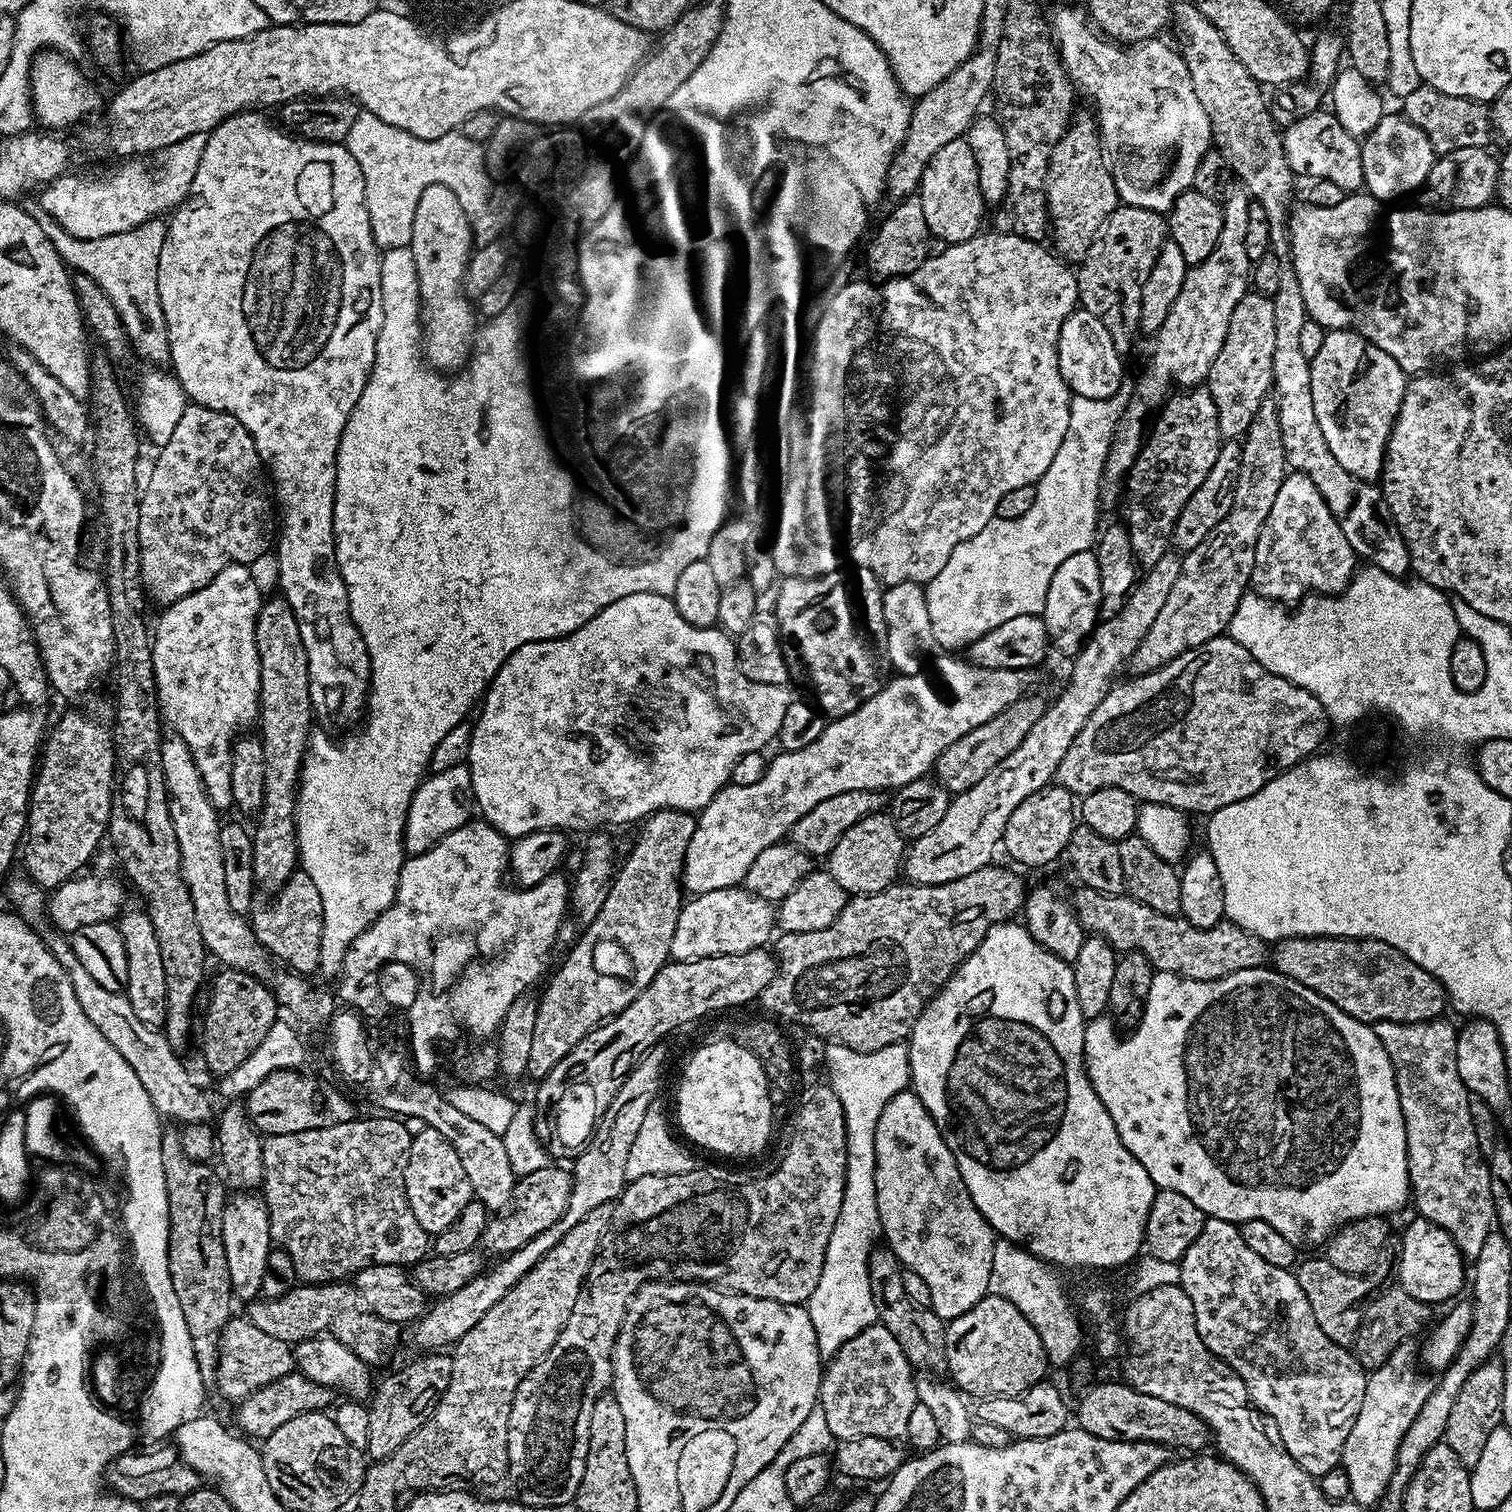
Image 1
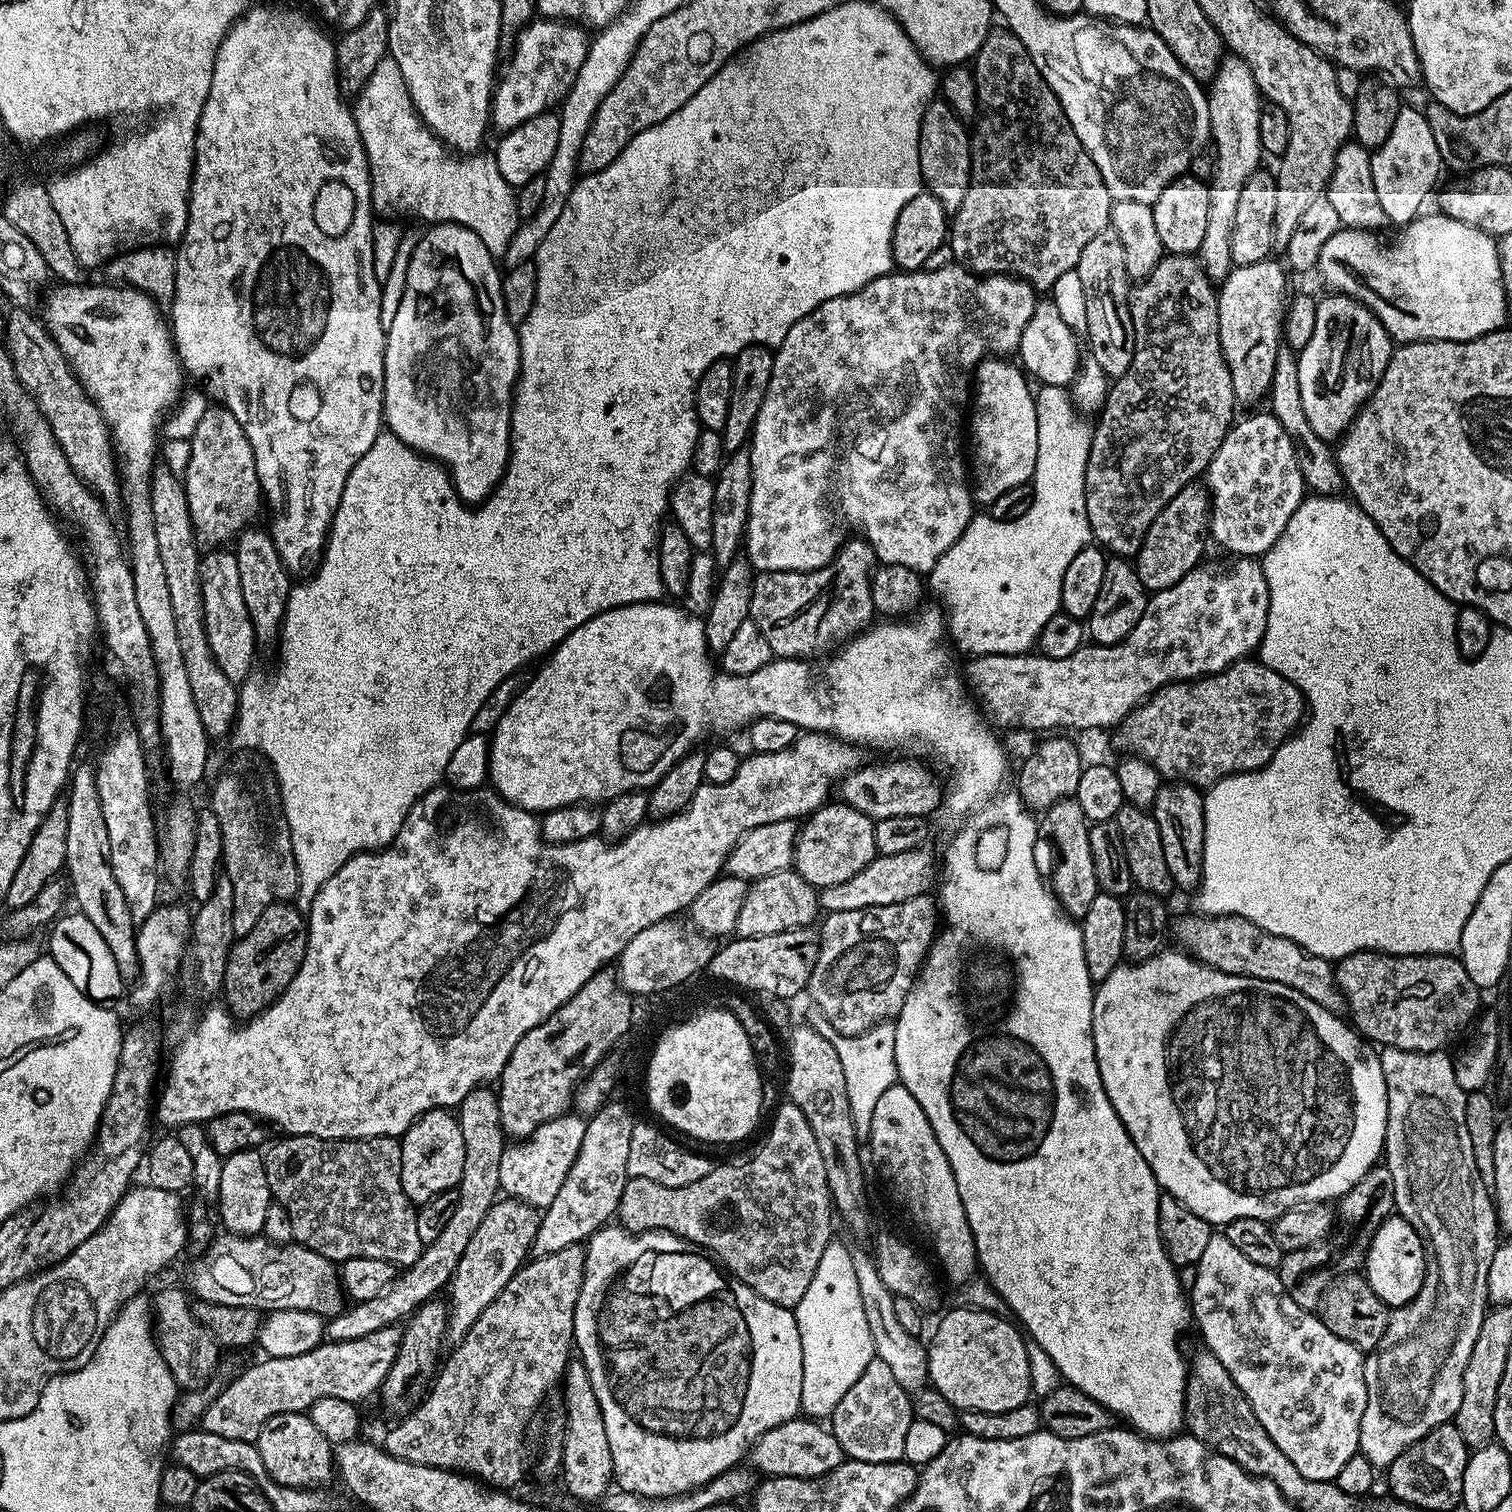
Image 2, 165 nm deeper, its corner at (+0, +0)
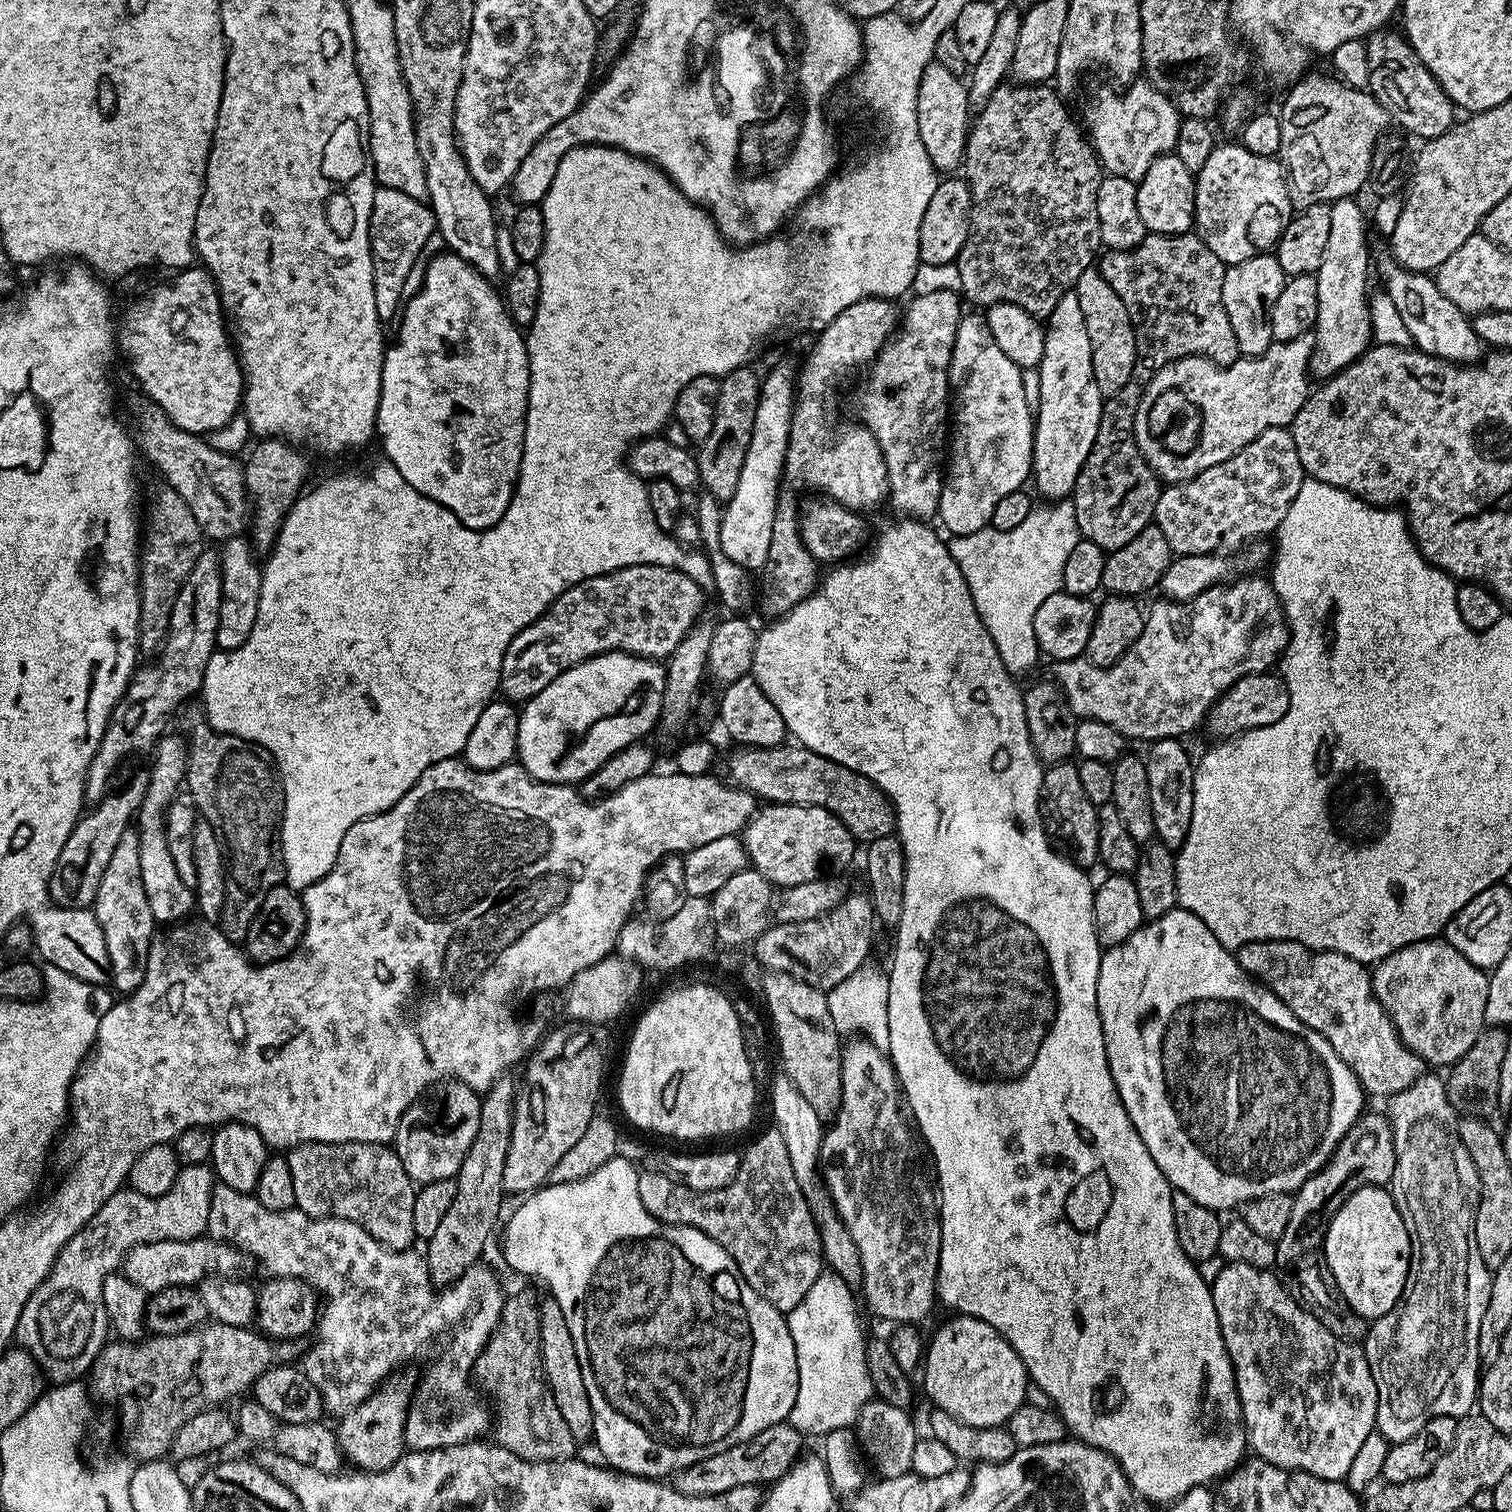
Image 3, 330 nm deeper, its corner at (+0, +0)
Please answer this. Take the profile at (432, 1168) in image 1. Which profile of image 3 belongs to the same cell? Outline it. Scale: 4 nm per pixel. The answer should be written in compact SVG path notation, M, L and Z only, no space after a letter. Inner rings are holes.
M459 1082L449 1084L452 1085L444 1096L445 1108L417 1102L404 1111L396 1127L396 1153L406 1174L417 1185L455 1178L462 1158L466 1158L466 1150L470 1150L470 1142L474 1142L474 1134L478 1134L481 1093Z

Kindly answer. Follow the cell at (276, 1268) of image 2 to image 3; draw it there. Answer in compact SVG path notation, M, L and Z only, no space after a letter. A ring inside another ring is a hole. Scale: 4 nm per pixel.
M211 1238L194 1240L159 1240L134 1246L124 1255L122 1275L146 1294L161 1292L167 1288L186 1288L199 1285L210 1274L229 1278L240 1274L246 1256L240 1249Z

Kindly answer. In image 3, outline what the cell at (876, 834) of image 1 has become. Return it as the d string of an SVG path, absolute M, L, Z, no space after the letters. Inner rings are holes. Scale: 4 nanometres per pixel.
M769 803L767 806L761 807L757 811L756 815L748 821L748 825L744 828L742 833L742 839L744 842L744 848L748 852L748 863L756 871L761 872L765 878L773 886L779 886L780 888L789 888L790 886L798 886L802 882L810 882L814 878L823 876L825 874L835 873L837 870L844 870L848 863L852 860L852 855L855 854L856 848L858 852L858 841L850 834L850 830L846 830L846 826L842 826L842 822L834 814L830 814L825 808L819 808L818 806L798 806L797 804L774 804Z

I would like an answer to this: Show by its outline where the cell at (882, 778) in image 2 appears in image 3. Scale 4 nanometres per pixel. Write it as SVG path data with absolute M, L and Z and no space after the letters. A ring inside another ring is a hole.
M785 742L776 748L740 746L735 750L737 752L728 760L727 779L761 801L825 808L840 819L842 826L846 826L858 842L886 838L895 833L896 812L892 801L879 786L870 782L870 778L830 758L822 758L822 754L795 742Z

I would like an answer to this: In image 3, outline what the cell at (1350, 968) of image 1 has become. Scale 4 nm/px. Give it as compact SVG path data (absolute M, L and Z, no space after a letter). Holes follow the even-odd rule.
M1433 938L1414 942L1379 961L1371 969L1371 973L1372 989L1378 1002L1392 1019L1392 1024L1404 1045L1415 1056L1421 1056L1425 1065L1455 1064L1458 1058L1462 1058L1462 1054L1466 1054L1466 1050L1470 1050L1470 1046L1474 1046L1478 1034L1486 1027L1484 1015L1489 973L1474 966L1474 962L1462 958L1462 954L1458 954L1458 950L1454 950L1454 946L1450 946L1447 939Z

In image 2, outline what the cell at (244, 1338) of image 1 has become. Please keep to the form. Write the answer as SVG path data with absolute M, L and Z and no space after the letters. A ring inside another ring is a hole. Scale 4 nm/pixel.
M168 1288L154 1300L154 1328L158 1333L160 1353L177 1385L184 1390L203 1388L220 1364L222 1345L216 1336L196 1316L189 1297L180 1288ZM188 1299L188 1300L187 1300Z

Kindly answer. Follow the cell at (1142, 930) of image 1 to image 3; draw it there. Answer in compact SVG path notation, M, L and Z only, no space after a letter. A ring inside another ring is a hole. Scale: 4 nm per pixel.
M1255 940L1235 949L1234 955L1240 969L1248 973L1254 980L1260 981L1269 988L1310 1030L1318 1030L1330 1046L1334 1046L1334 1054L1350 1066L1350 1070L1360 1080L1360 1086L1369 1097L1384 1096L1391 1098L1406 1090L1420 1076L1425 1075L1426 1065L1421 1056L1415 1056L1402 1042L1396 1032L1392 1019L1386 1014L1384 1007L1372 989L1372 973L1365 965L1354 958L1337 952L1322 952L1307 948L1297 940Z

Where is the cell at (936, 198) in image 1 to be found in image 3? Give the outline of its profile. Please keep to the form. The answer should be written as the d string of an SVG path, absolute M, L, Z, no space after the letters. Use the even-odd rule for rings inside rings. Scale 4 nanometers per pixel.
M935 62L928 64L918 86L918 134L922 134L922 146L926 146L926 154L930 154L930 162L937 173L952 174L955 168L957 171L963 165L969 131L967 83L961 77L950 74L946 66Z

